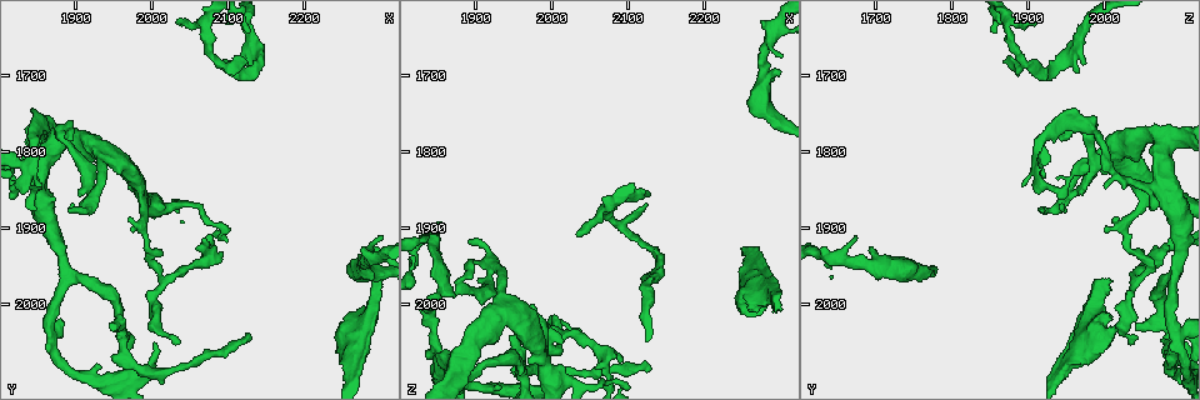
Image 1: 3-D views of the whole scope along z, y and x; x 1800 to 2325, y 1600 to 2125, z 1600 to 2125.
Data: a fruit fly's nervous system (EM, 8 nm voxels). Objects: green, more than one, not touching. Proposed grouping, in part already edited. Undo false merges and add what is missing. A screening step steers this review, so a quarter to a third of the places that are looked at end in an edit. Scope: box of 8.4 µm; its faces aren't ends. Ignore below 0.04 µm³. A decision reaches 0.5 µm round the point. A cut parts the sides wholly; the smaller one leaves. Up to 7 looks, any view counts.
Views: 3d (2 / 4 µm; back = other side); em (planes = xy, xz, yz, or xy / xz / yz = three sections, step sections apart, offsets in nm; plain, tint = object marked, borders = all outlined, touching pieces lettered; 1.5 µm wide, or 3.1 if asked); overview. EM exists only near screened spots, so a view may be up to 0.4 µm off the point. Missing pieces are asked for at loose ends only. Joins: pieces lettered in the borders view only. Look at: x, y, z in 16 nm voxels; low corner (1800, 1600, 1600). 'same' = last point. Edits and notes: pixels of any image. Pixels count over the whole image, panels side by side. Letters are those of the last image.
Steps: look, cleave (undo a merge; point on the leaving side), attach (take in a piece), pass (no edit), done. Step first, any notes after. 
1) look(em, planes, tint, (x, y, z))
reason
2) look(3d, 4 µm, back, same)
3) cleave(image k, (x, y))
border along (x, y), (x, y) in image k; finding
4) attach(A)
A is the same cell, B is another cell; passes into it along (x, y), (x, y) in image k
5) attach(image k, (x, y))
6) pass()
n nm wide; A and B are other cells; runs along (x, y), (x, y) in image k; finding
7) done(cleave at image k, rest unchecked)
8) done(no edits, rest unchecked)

look(em, planes, borders, (2280, 1950, 1700))
thick turns thin

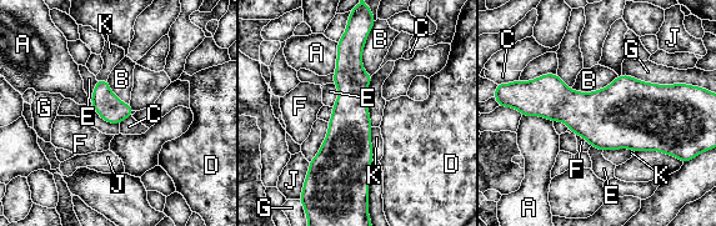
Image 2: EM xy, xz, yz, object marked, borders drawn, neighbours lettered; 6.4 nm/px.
pass()
G touches over 360 nm; A, B, C, D, E, F, G, J and K are other cells; one cell here

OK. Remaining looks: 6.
look(3d, 2 µm, back, (1945, 2035, 2045))
branch stops here

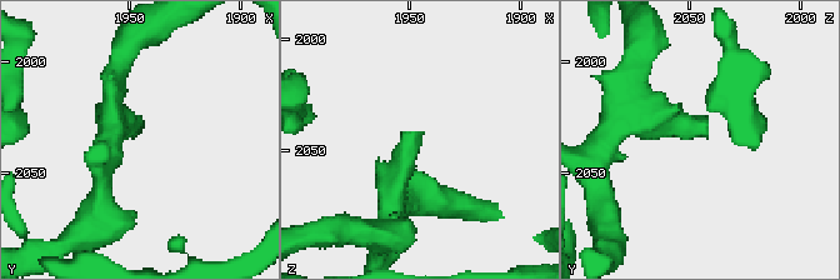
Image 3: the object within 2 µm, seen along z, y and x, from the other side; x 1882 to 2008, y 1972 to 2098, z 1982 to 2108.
look(em, xy, step 4, borders, (1945, 2034, 2042))
need the tissue

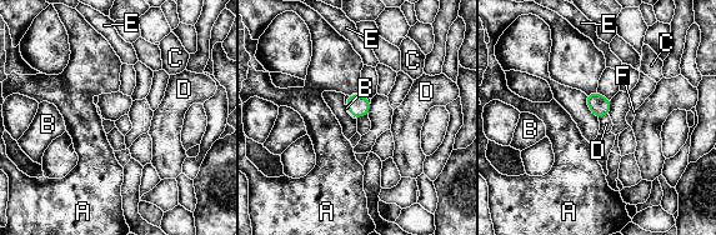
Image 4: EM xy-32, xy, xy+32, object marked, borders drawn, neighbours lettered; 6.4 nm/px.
look(em, planes, borders, same)

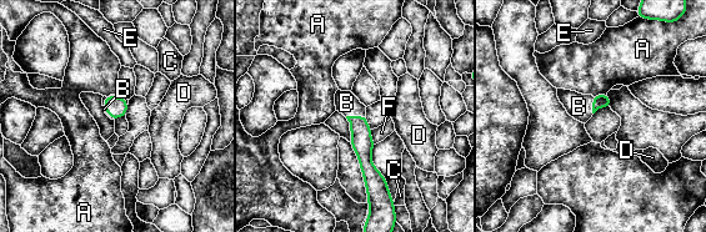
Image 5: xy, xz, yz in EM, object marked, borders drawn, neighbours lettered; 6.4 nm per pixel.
attach(B)
B is the same cell, A, C, D, E and F are other cells; the cell continues

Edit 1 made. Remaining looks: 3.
look(overview)
see it whole again

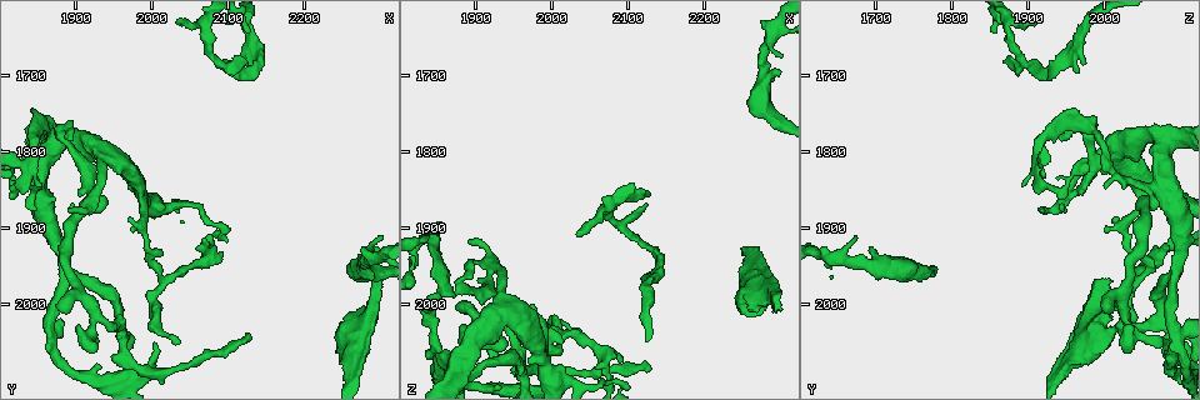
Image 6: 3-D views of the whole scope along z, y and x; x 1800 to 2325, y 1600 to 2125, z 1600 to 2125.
look(em, planes, tint, (1895, 1960, 2095))
three arms meet

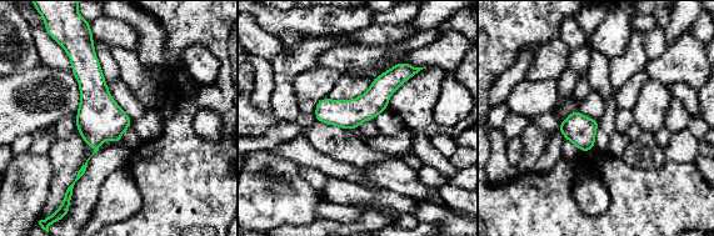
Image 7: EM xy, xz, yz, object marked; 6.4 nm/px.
look(em, planes, borders, same)

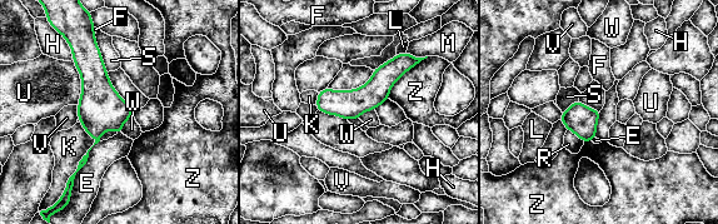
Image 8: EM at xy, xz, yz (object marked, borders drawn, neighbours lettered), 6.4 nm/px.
pass()
K touches over 380 nm; E, F, H, K, L, M, R, S, U, V, W and Z are other cells; border along (601, 112), (594, 137) in image 8; all the same cell

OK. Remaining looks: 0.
done(attach at image 5, rest unchecked)

